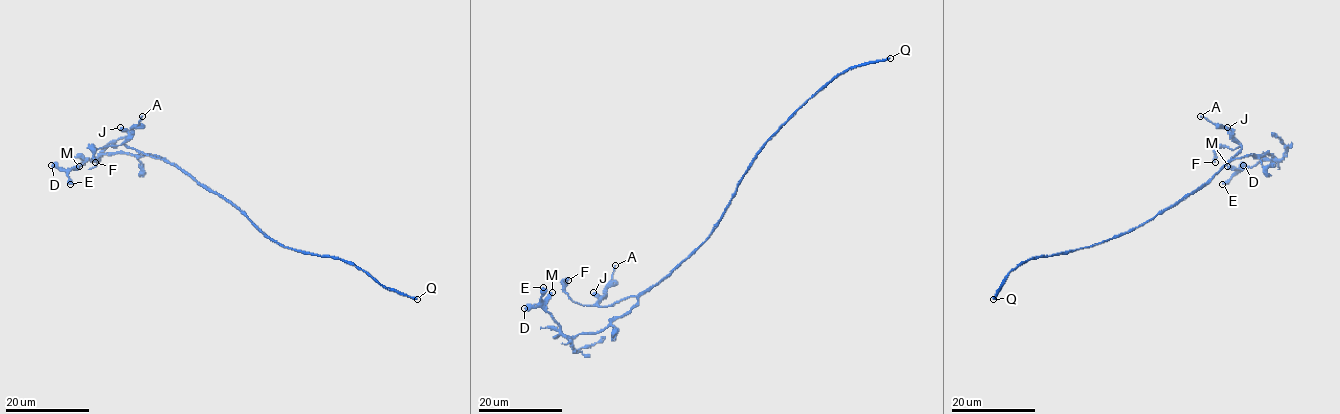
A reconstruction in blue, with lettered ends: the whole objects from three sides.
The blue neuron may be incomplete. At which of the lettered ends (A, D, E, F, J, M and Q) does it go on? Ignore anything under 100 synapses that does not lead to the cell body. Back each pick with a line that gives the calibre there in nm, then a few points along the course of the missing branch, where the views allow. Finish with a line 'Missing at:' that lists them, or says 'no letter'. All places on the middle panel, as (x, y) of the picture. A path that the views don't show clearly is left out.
Q: Thickness 240 nm
Missing at: Q

